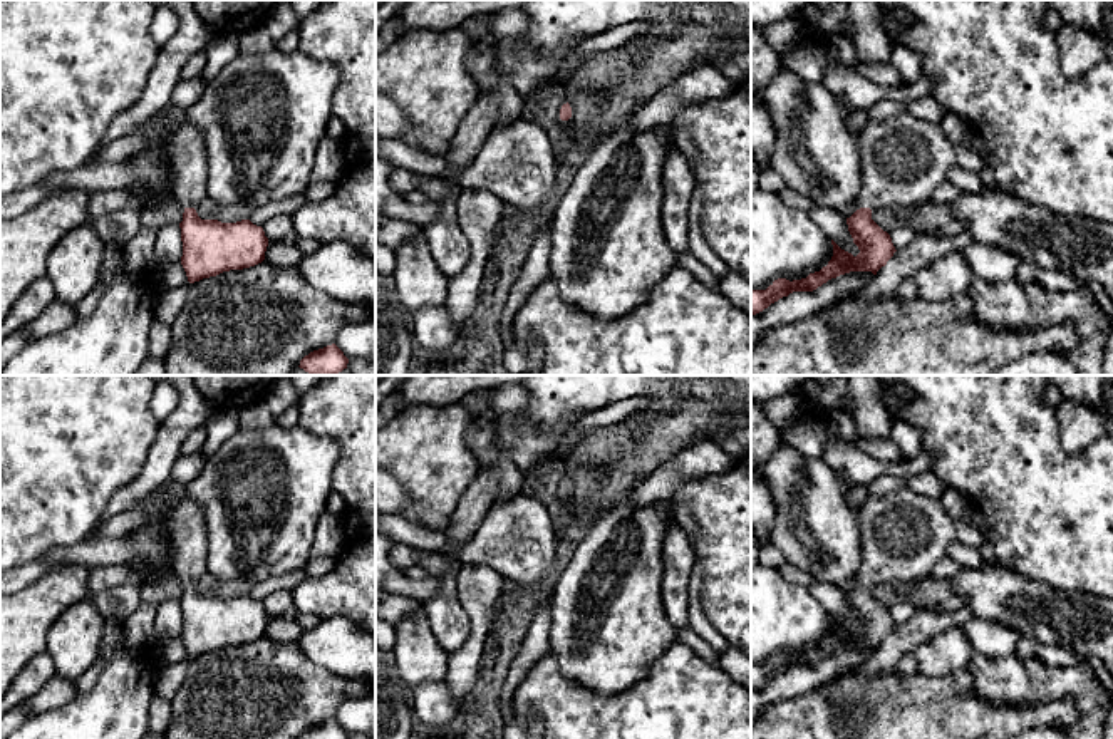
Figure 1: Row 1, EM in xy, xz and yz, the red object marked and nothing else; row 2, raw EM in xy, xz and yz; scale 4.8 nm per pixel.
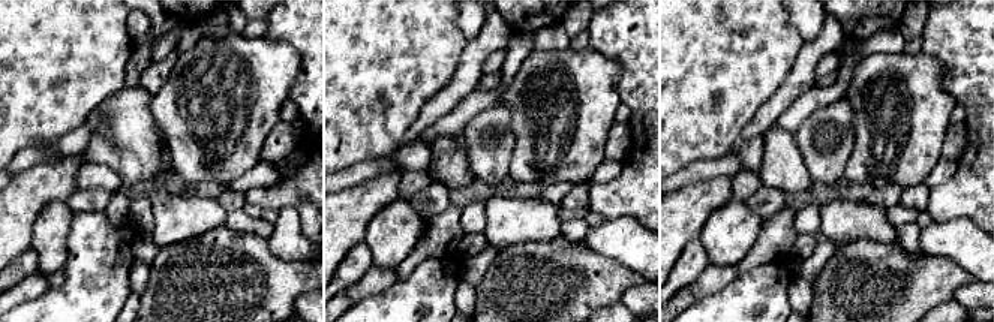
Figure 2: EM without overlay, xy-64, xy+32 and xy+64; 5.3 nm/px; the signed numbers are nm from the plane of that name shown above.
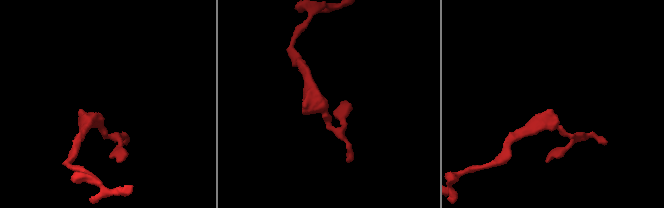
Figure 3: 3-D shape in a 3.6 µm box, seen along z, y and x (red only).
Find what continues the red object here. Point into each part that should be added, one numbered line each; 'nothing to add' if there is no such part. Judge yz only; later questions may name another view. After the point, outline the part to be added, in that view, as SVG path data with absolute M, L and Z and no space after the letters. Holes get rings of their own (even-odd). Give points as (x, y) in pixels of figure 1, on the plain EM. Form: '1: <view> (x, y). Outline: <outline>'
1: yz (904, 535). Outline: M905 488L868 498L860 516L858 583L903 583L927 578L957 540L942 503Z

